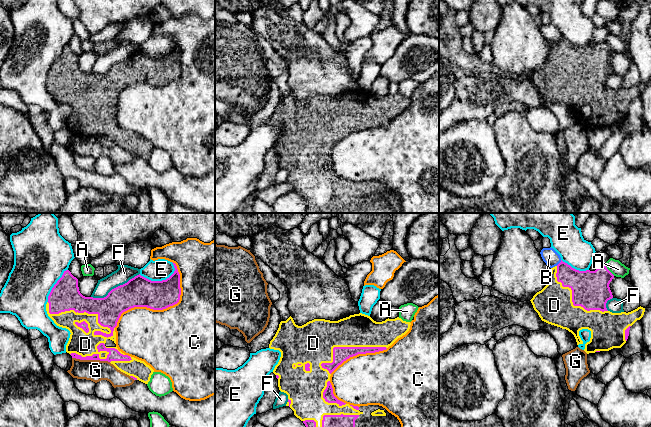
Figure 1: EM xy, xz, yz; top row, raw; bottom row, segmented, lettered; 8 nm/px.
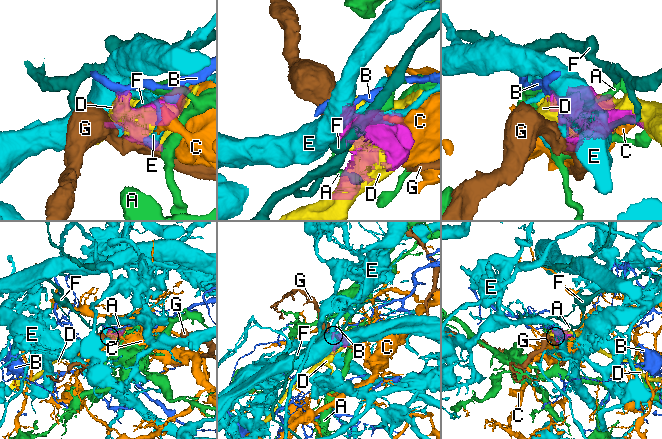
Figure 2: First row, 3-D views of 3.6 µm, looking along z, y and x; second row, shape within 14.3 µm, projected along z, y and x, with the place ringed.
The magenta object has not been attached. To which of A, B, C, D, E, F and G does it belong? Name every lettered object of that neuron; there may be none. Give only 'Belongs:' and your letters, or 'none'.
Belongs: D

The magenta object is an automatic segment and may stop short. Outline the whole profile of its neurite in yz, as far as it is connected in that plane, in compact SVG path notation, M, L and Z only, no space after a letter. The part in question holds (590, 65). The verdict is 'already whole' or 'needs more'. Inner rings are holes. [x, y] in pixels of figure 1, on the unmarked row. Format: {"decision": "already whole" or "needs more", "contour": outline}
{"decision": "needs more", "contour": "M561 36L557 42L551 44L547 61L537 68L530 77L542 97L571 108L577 121L583 120L579 107L590 106L591 114L585 120L584 125L587 130L621 124L628 115L630 103L643 93L645 84L640 82L628 89L608 87L606 79L613 74L609 63L613 54L614 51L606 41L595 47L579 47Z"}

